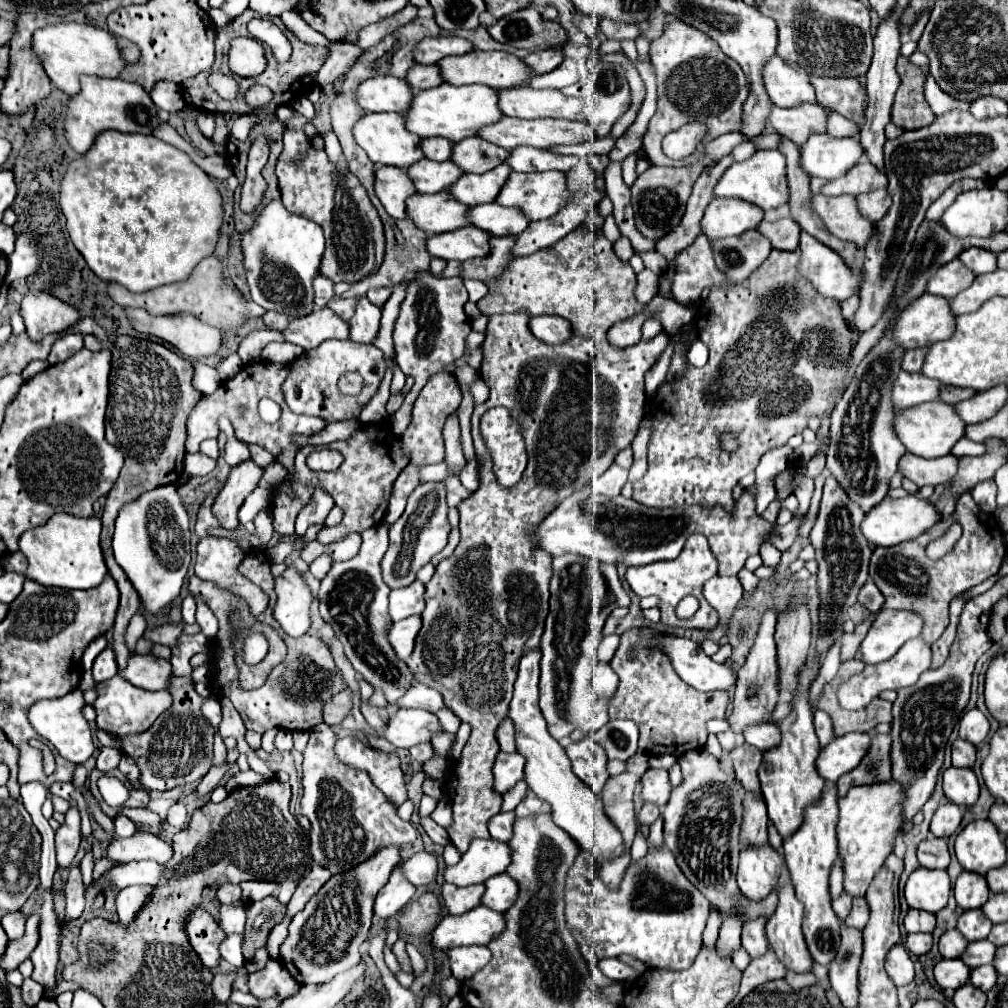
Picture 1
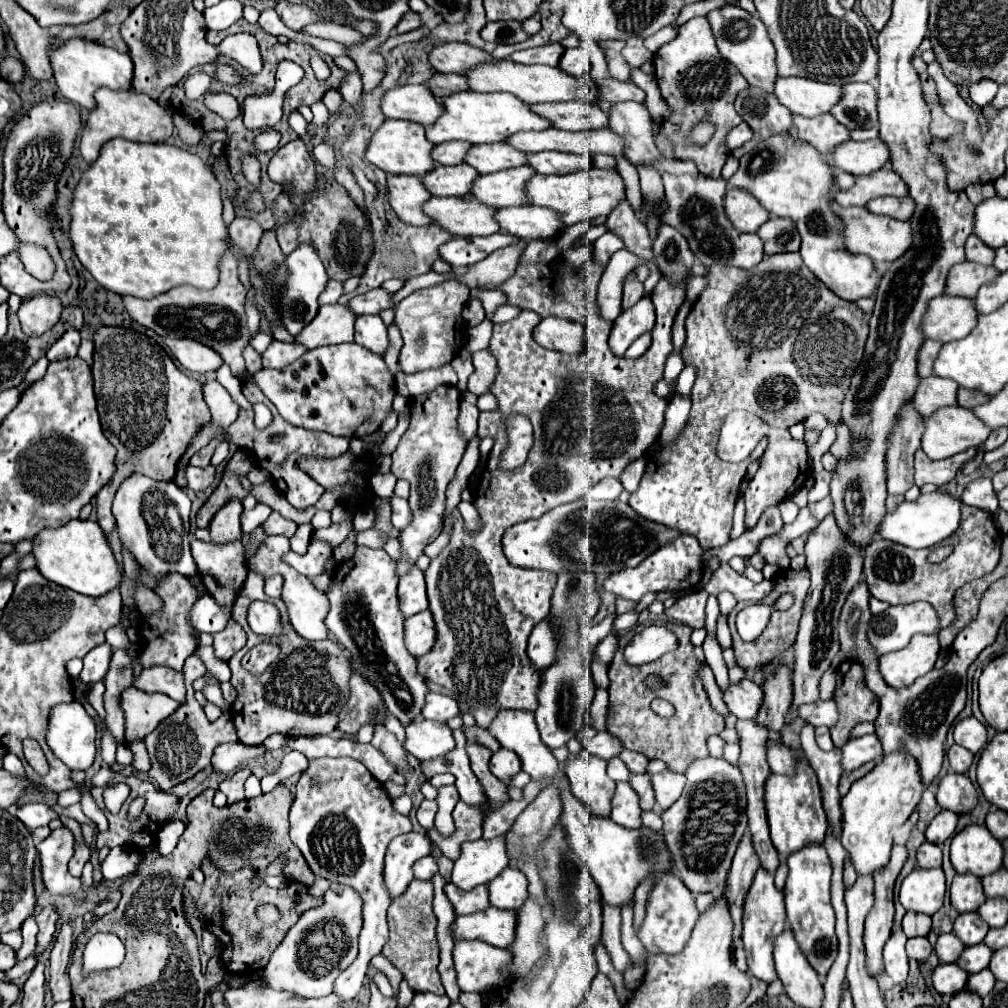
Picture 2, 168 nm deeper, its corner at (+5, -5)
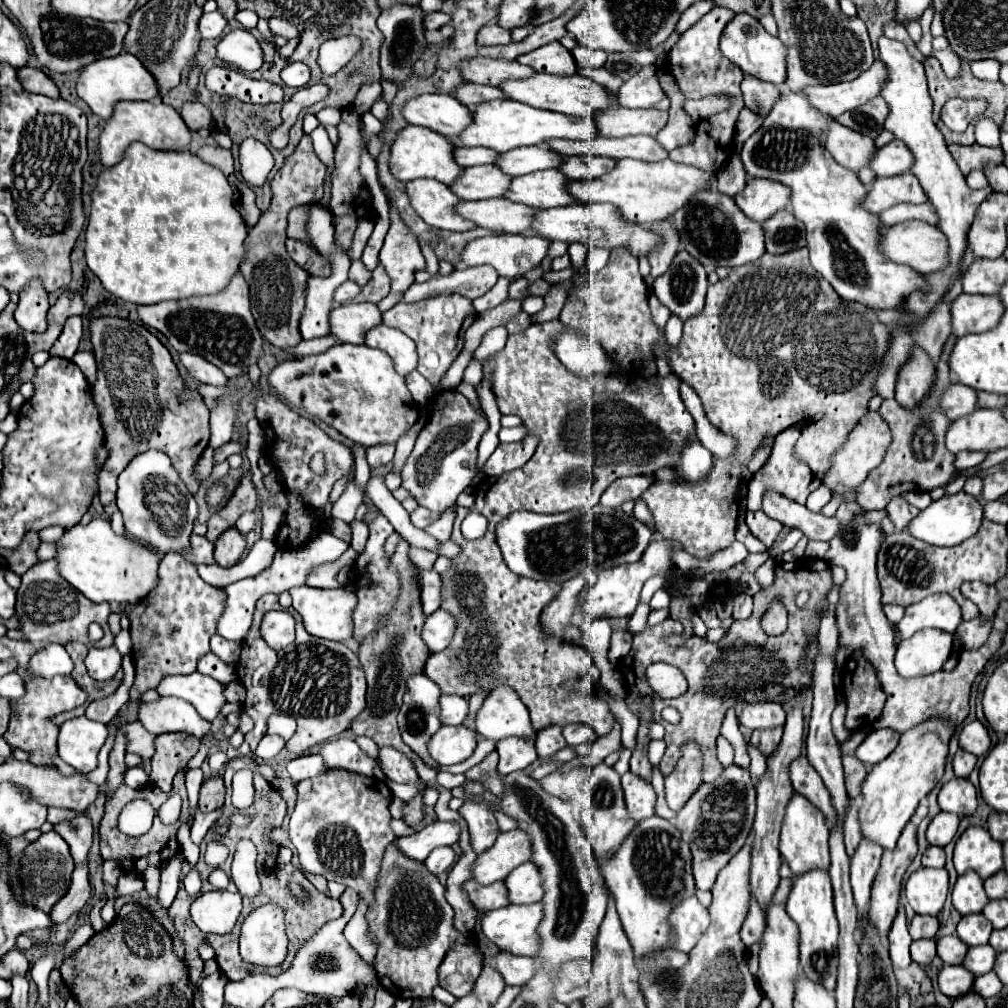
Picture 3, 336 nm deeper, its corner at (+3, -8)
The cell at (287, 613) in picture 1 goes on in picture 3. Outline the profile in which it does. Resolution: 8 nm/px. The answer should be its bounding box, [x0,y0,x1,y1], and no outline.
[289,585,357,641]

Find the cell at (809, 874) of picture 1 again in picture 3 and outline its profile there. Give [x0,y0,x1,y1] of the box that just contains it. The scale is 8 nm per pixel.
[787,871,839,991]

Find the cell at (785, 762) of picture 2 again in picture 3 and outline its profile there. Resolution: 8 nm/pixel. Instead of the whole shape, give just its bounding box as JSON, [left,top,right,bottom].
[789,755,837,827]

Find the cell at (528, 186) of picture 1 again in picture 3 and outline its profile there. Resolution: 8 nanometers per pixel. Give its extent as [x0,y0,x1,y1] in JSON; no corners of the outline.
[569,159,713,223]

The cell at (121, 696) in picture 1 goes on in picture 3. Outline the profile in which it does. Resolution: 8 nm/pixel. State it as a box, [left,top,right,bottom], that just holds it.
[139,697,211,739]

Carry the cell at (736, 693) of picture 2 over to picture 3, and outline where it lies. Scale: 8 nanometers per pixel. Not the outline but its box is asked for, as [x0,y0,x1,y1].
[741,703,785,729]

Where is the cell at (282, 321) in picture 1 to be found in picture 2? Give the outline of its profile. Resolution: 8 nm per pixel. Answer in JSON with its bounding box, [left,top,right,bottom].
[251,330,273,354]

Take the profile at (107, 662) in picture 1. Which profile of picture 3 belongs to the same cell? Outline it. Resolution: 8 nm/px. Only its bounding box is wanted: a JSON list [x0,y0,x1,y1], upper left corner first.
[85,647,121,681]

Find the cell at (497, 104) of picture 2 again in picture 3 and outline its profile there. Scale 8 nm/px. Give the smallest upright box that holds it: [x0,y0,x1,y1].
[453,99,599,153]

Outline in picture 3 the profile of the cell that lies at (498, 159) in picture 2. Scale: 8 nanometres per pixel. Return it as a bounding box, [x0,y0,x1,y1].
[497,147,563,177]

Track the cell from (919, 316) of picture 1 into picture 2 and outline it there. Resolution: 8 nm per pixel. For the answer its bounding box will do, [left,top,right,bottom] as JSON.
[921,296,977,344]

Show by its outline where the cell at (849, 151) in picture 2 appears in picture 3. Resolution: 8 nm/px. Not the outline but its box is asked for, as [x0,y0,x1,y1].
[869,139,915,177]

